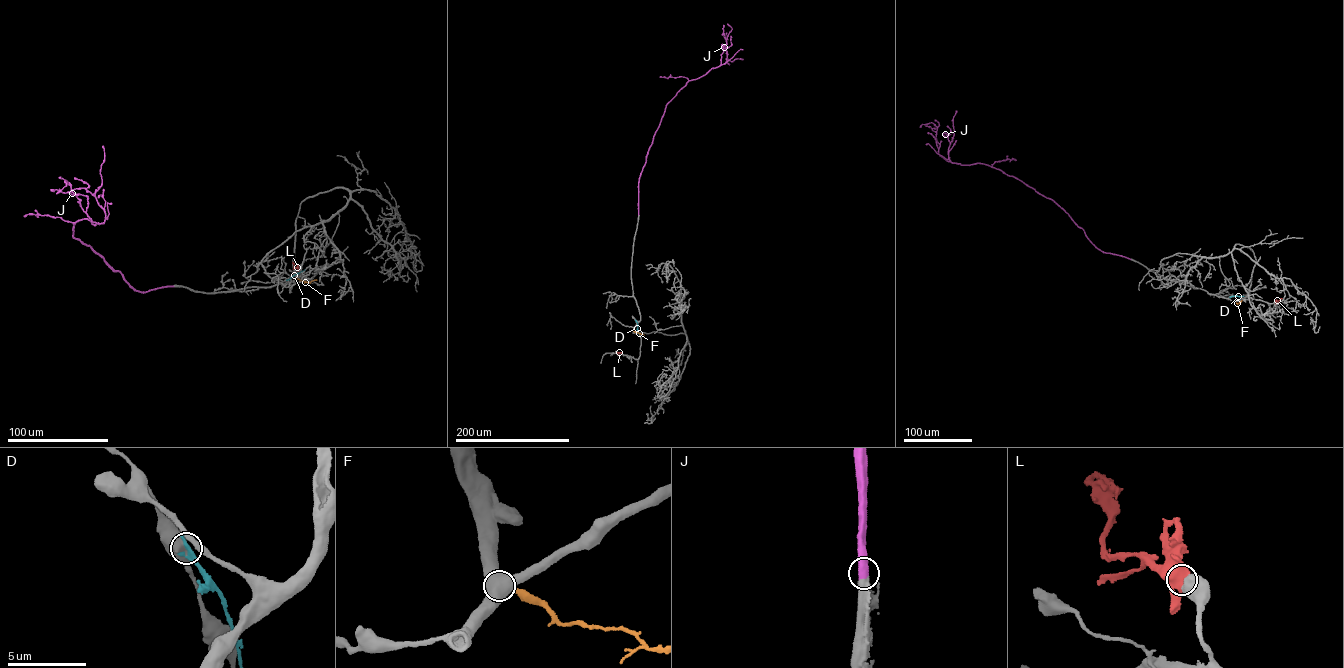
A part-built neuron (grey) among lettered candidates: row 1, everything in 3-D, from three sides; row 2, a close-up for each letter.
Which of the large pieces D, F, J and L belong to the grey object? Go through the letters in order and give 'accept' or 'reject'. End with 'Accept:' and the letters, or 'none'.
D: reject
F: reject
J: accept
L: reject
Accept: J

